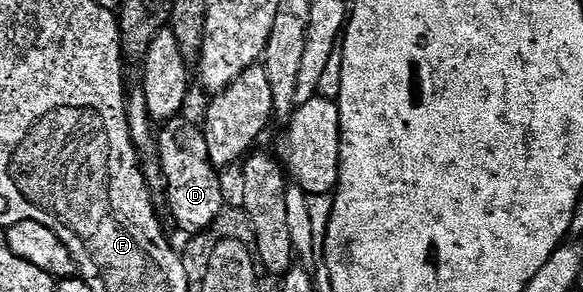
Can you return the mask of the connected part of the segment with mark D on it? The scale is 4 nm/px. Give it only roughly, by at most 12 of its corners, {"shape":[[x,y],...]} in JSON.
{"shape":[[185,116],[156,138],[172,218],[189,235],[225,213],[203,129]]}

